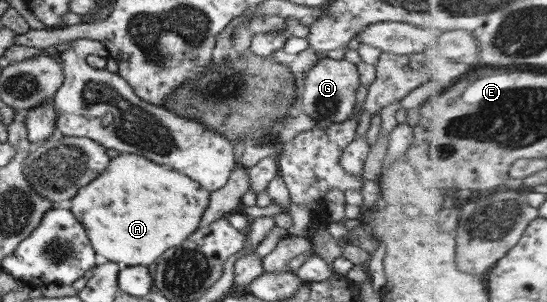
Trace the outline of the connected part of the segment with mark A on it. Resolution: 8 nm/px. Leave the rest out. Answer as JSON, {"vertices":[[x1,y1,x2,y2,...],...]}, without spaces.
{"vertices":[[119,153,116,156,110,157,105,169,97,175,96,178,93,178,89,183,86,183,83,187,80,187,77,190,77,193,70,199,71,207,69,207,69,211,71,215,85,227,85,233,87,233,87,237,89,237,89,241,91,241,91,245,93,245,93,249,95,249,95,253,99,253,99,255,103,255,105,259,112,261,120,265,120,267,124,266,148,266,151,267,153,263,158,259,158,257,165,251,169,249,169,247,175,247,175,245,179,245,179,243,183,243,185,239,187,239,187,235,191,235,195,229,197,229,197,223,199,223,199,219,201,219,201,215,203,215,203,211,205,211,205,207,208,206,208,201,210,200,210,191,203,189,199,183,195,183,195,181,191,181,187,175,183,175,183,173,179,173,179,171,173,169,165,169,163,165,157,165,157,163,151,163,151,161,147,161,146,157,130,154,130,153]]}

